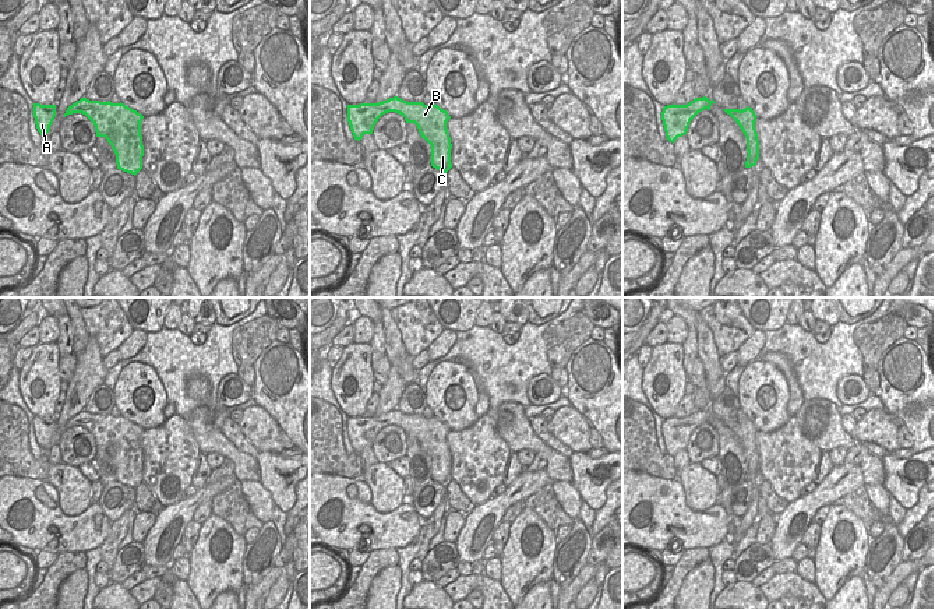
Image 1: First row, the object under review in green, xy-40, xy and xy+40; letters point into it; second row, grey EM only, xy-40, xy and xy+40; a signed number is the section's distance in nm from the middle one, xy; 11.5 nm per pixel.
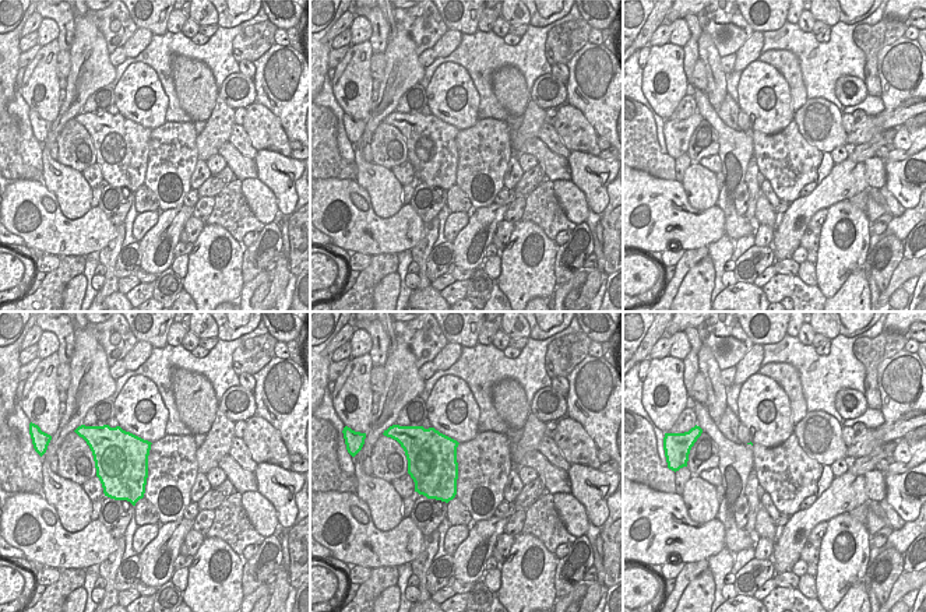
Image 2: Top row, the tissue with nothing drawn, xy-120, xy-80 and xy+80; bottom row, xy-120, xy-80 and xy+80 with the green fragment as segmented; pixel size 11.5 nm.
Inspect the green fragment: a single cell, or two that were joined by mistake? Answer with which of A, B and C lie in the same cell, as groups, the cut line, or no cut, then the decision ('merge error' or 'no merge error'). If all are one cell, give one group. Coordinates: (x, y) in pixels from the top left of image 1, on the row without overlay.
groups A B C; cut none; no merge error

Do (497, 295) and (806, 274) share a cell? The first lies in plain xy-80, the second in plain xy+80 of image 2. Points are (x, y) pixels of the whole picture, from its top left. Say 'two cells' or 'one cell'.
two cells

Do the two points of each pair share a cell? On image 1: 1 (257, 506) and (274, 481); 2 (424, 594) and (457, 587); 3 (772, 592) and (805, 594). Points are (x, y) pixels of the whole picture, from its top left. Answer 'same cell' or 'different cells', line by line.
1: different cells
2: different cells
3: same cell

